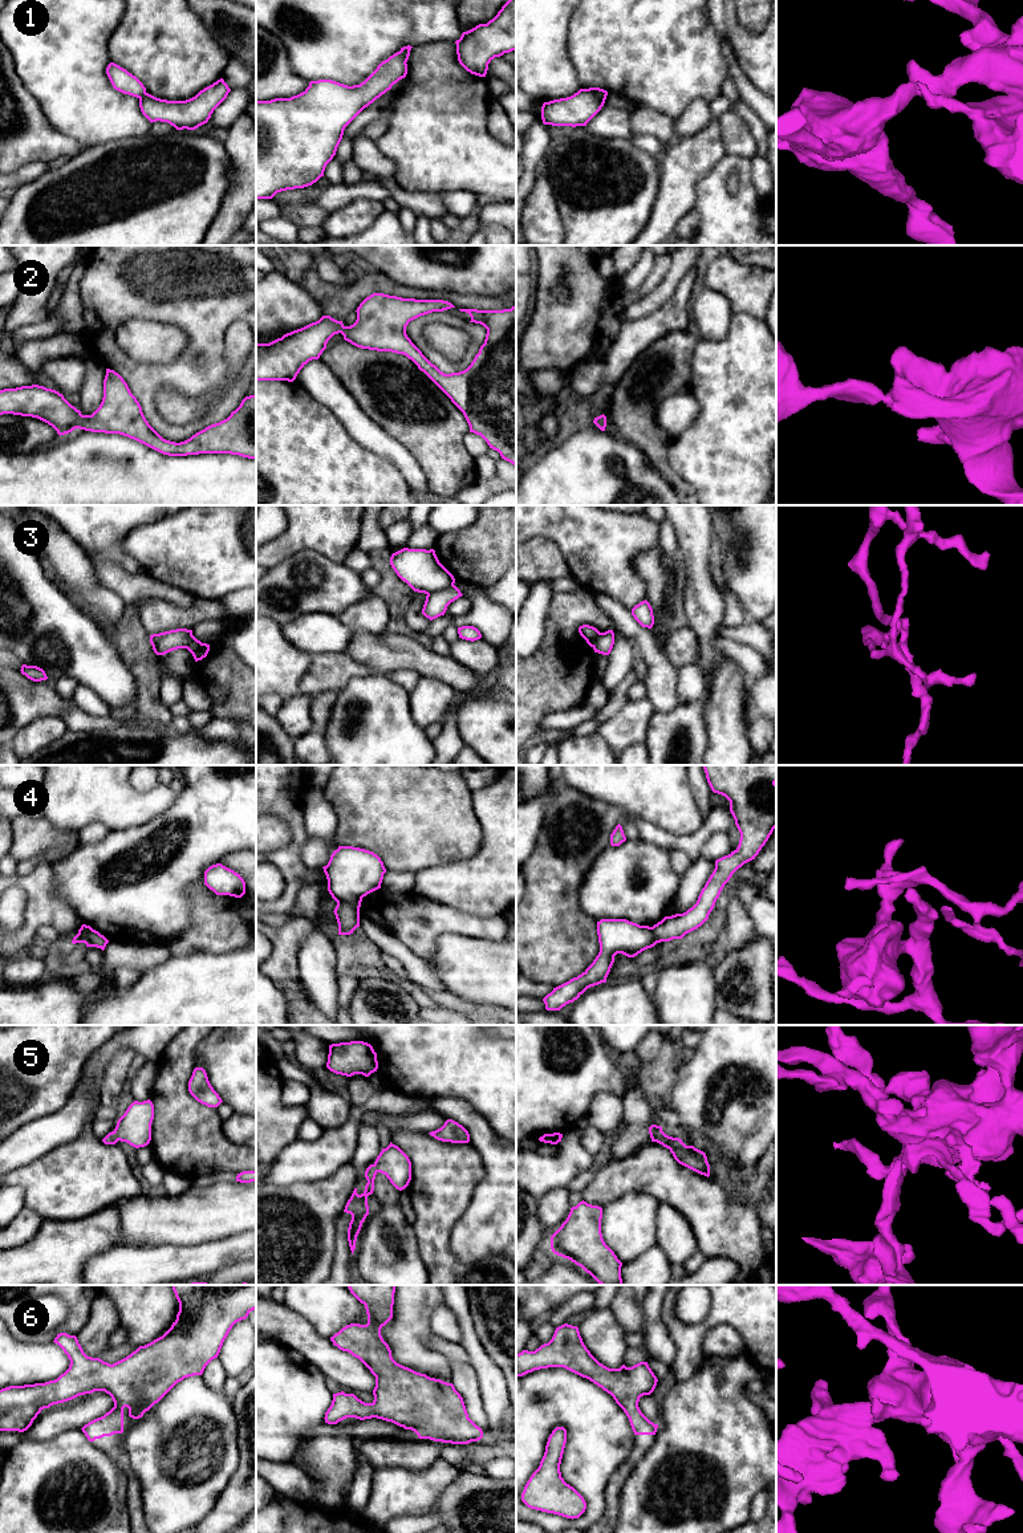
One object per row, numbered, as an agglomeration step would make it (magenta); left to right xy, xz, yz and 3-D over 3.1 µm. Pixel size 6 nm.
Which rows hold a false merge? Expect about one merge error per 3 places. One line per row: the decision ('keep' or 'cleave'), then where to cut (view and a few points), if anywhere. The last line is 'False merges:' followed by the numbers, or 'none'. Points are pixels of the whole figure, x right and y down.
1: cleave | yz (585, 89), (604, 100)
2: keep | no cut
3: cleave | xz (453, 584), (427, 594)
4: cleave | xz (337, 902), (349, 902), (358, 909)
5: keep | no cut
6: keep | no cut
False merges: 1, 3, 4

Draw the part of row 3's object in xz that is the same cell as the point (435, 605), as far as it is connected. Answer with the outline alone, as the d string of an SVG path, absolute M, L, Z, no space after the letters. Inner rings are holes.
M455 585L441 591L433 591L426 595L422 614L430 621L444 615L447 606L462 595Z

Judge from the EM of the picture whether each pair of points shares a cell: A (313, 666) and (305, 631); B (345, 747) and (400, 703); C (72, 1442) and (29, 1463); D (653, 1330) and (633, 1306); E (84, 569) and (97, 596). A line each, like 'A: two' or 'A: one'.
A: two
B: one
C: one
D: two
E: one

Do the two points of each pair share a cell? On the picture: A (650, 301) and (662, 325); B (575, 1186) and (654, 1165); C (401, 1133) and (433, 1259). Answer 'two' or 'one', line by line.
A: two
B: two
C: one

